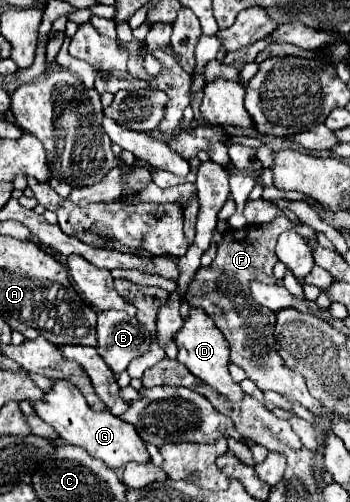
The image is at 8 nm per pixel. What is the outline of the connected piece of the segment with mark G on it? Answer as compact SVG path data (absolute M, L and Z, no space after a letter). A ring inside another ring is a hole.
M62 379L54 381L52 389L44 391L44 399L30 401L30 405L34 407L36 415L42 421L46 421L50 427L56 429L60 439L64 439L70 445L82 447L92 457L102 459L110 469L120 469L130 461L144 463L150 459L144 441L140 439L140 435L136 433L136 429L132 425L128 425L120 417L112 415L108 409L100 411L100 413L92 411L92 407L88 407L84 395L72 383L64 383Z

